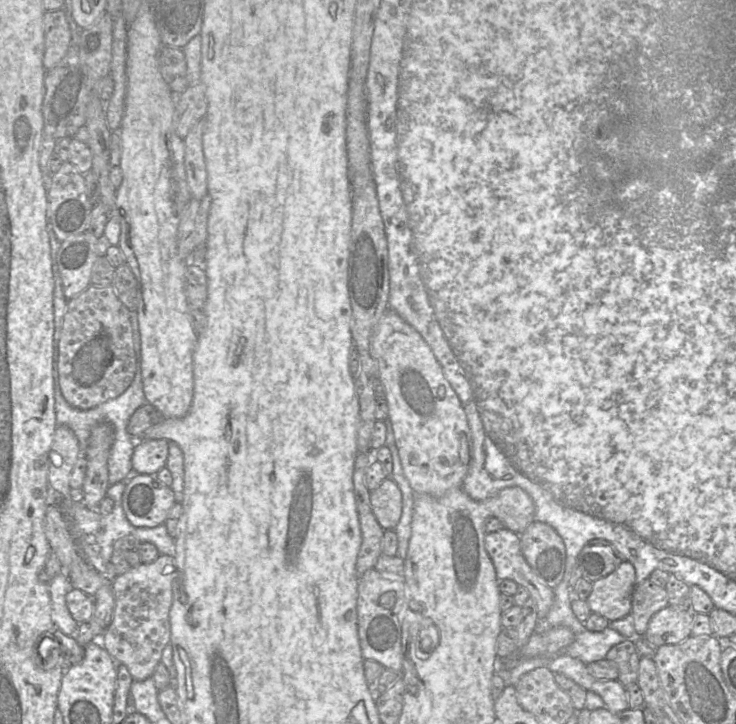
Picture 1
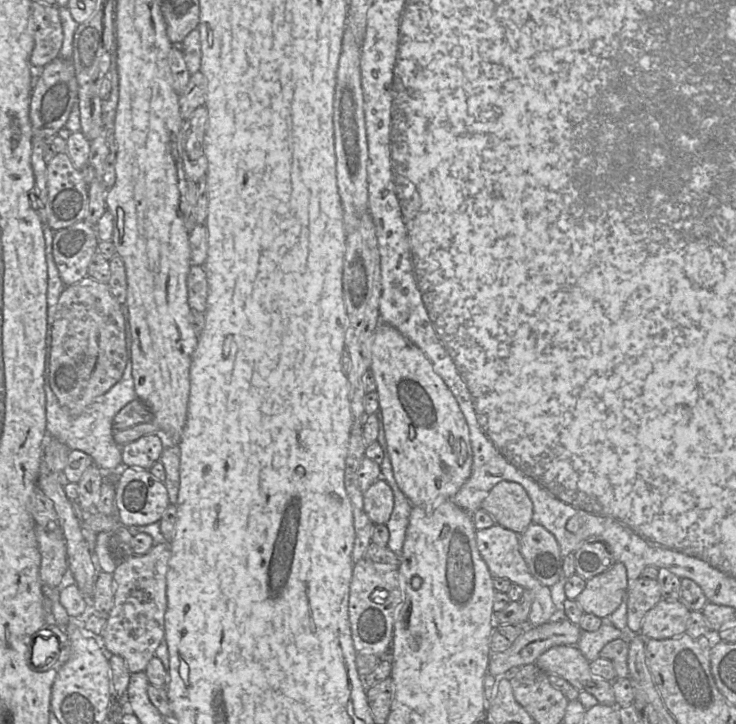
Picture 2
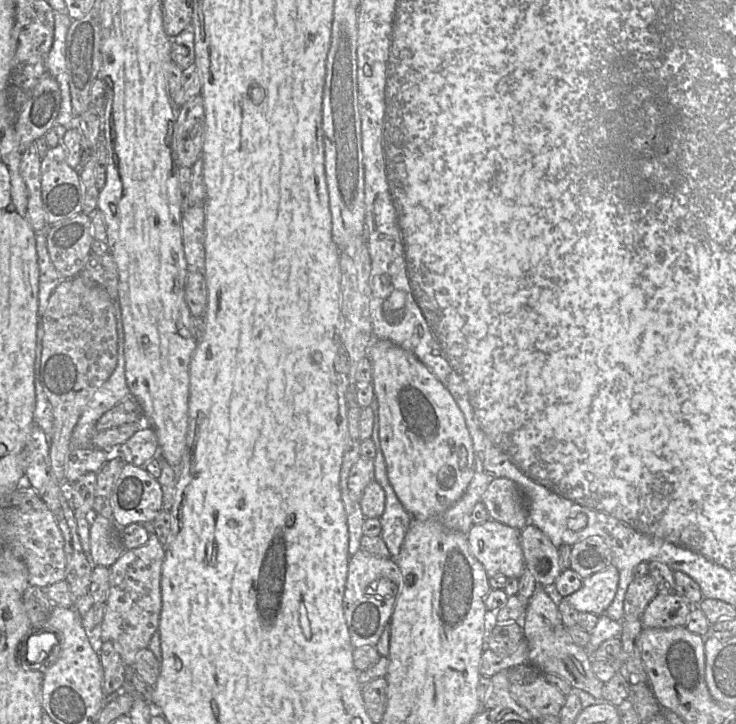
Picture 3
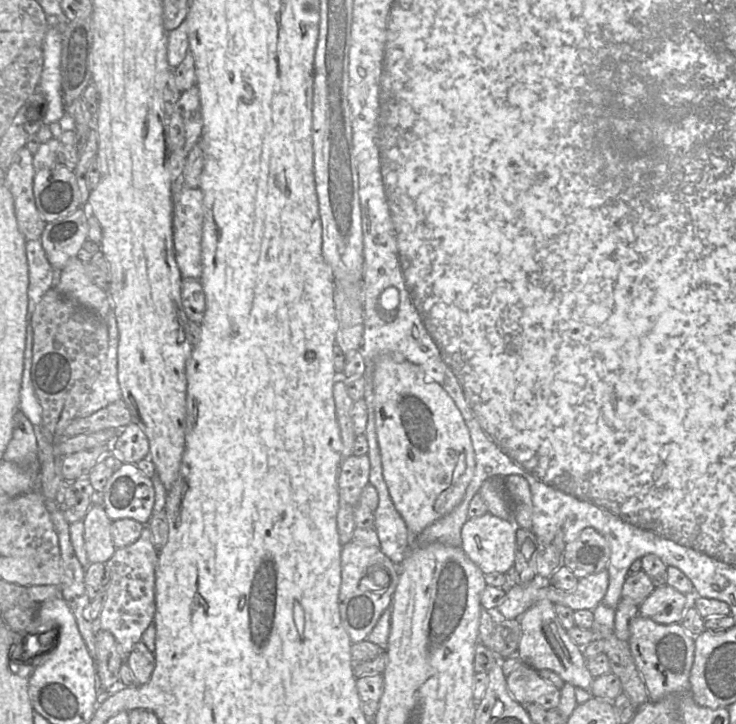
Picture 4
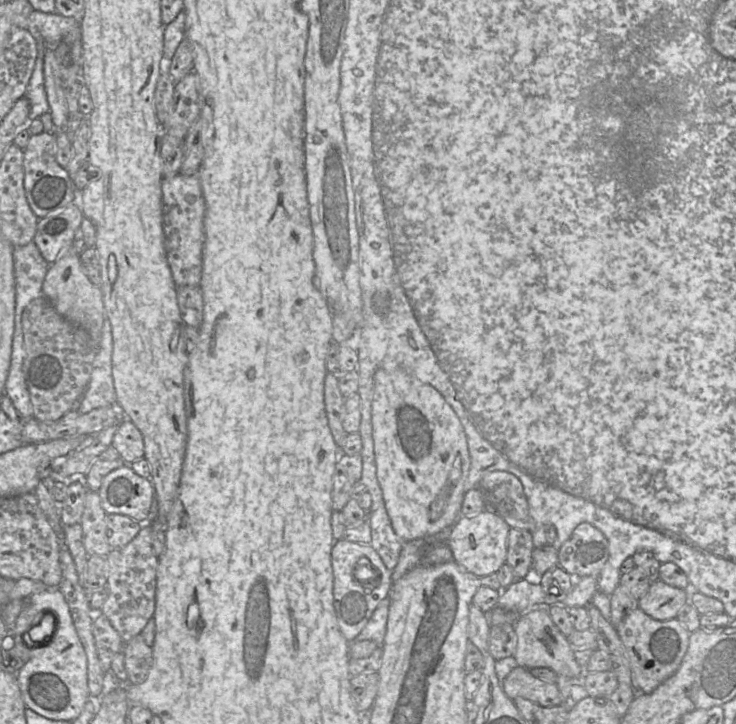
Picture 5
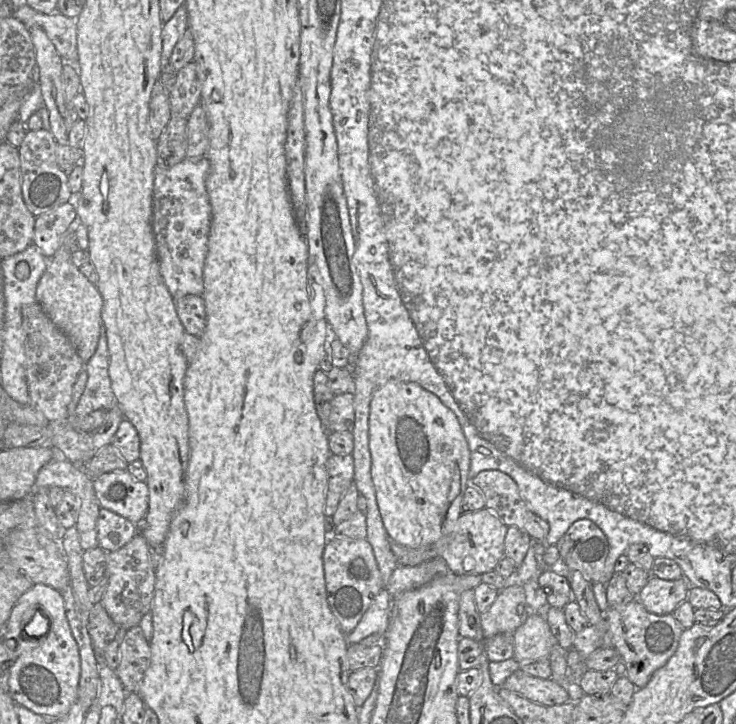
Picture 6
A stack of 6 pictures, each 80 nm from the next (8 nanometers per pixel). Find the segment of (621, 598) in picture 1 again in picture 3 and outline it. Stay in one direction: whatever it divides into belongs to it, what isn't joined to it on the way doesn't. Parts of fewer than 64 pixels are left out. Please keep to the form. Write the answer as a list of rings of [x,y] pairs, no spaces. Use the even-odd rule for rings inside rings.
[[[610,565],[583,579],[580,589],[563,598],[579,613],[602,615],[613,602],[619,583],[619,572]]]

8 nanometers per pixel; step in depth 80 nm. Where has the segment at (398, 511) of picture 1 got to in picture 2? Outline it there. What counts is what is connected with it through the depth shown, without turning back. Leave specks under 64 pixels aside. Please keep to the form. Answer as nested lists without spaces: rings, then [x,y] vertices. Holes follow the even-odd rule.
[[[379,478],[364,492],[364,509],[374,524],[387,524],[394,509],[392,488]]]

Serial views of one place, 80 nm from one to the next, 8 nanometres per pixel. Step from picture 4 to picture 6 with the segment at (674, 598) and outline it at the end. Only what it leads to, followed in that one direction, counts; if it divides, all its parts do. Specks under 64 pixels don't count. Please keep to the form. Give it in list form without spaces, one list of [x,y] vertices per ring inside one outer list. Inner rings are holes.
[[[650,576],[637,599],[652,614],[672,614],[678,605],[686,601],[688,591],[689,585],[684,577],[664,580]]]

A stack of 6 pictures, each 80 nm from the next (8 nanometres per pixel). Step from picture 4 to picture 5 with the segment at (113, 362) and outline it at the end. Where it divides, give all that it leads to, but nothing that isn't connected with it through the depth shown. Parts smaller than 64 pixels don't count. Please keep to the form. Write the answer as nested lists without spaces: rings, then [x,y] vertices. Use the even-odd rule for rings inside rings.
[[[107,318],[102,324],[101,339],[92,363],[89,383],[80,400],[78,412],[86,414],[94,409],[117,405],[112,378],[113,341]]]

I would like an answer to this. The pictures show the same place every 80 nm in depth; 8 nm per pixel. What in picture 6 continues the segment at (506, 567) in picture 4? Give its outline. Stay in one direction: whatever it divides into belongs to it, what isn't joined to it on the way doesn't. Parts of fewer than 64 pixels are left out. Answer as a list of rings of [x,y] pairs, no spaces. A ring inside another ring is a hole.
[[[484,507],[481,510],[461,513],[453,531],[432,544],[411,548],[390,541],[390,546],[397,558],[397,565],[416,566],[424,561],[442,557],[450,573],[482,575],[493,571],[498,562],[505,557],[504,540],[506,532],[507,526],[499,517]]]

